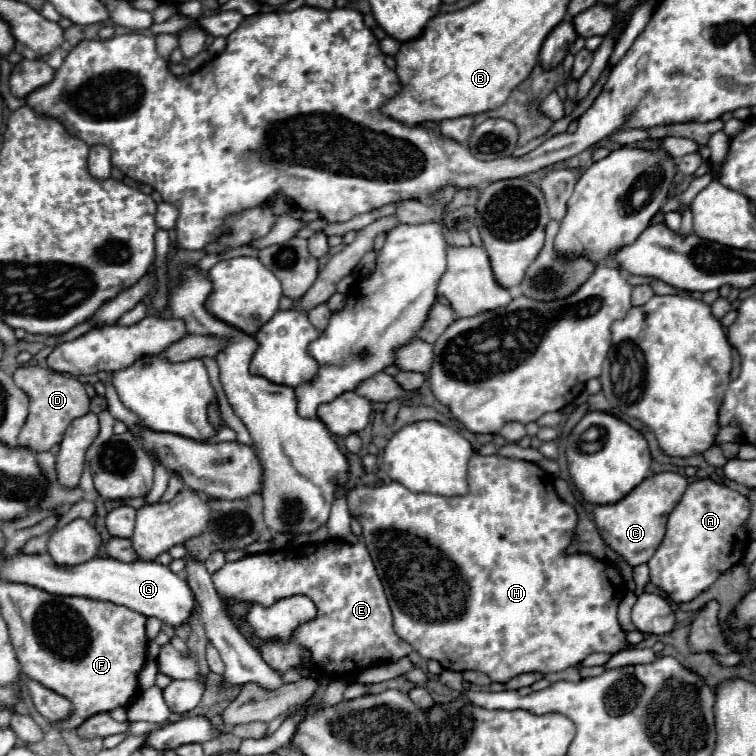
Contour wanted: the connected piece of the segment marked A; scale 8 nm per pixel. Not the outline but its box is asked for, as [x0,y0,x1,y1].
[648,479,750,603]

